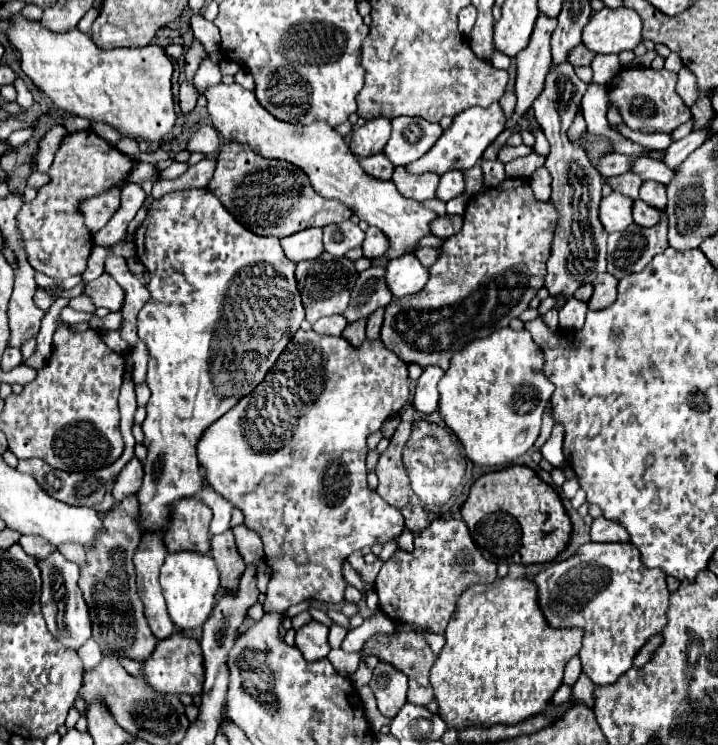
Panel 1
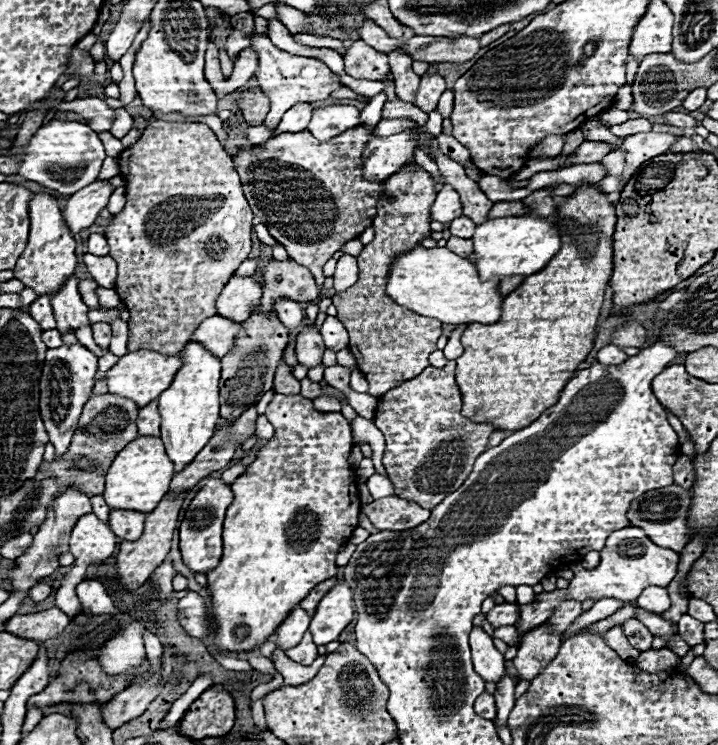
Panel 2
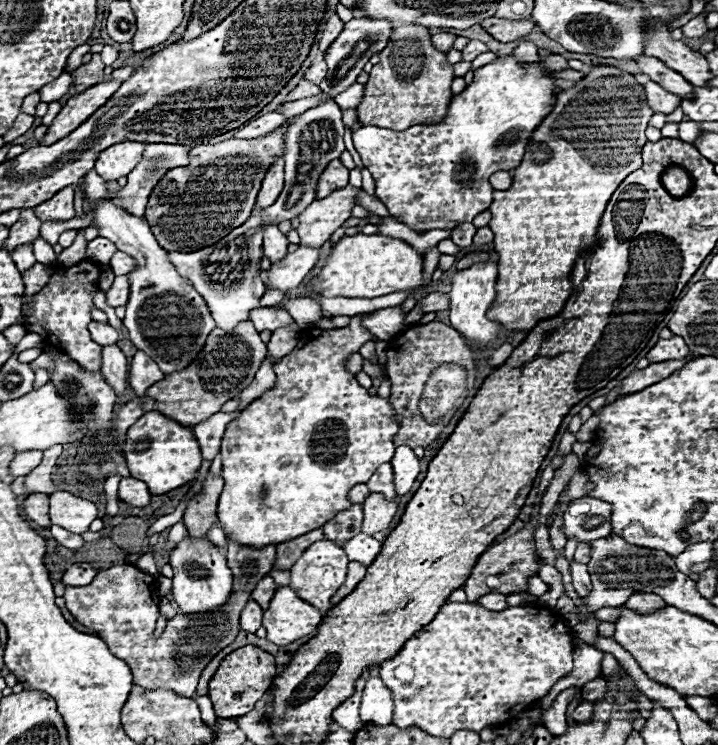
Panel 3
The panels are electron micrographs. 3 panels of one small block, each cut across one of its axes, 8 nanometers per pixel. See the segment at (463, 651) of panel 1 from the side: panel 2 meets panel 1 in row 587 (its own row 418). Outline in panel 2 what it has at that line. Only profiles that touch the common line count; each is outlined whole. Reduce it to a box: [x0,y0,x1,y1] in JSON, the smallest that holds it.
[456,182,616,430]

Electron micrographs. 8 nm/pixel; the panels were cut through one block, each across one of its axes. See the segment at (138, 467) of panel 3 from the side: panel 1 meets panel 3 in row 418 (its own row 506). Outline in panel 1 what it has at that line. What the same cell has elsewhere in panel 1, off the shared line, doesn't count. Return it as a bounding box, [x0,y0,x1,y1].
[134,190,304,534]

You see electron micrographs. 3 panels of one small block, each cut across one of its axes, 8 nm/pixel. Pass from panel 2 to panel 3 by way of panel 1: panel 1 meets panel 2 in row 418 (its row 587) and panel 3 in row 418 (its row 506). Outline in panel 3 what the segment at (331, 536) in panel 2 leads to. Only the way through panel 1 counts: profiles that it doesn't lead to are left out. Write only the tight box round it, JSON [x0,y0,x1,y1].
[218,316,398,548]

